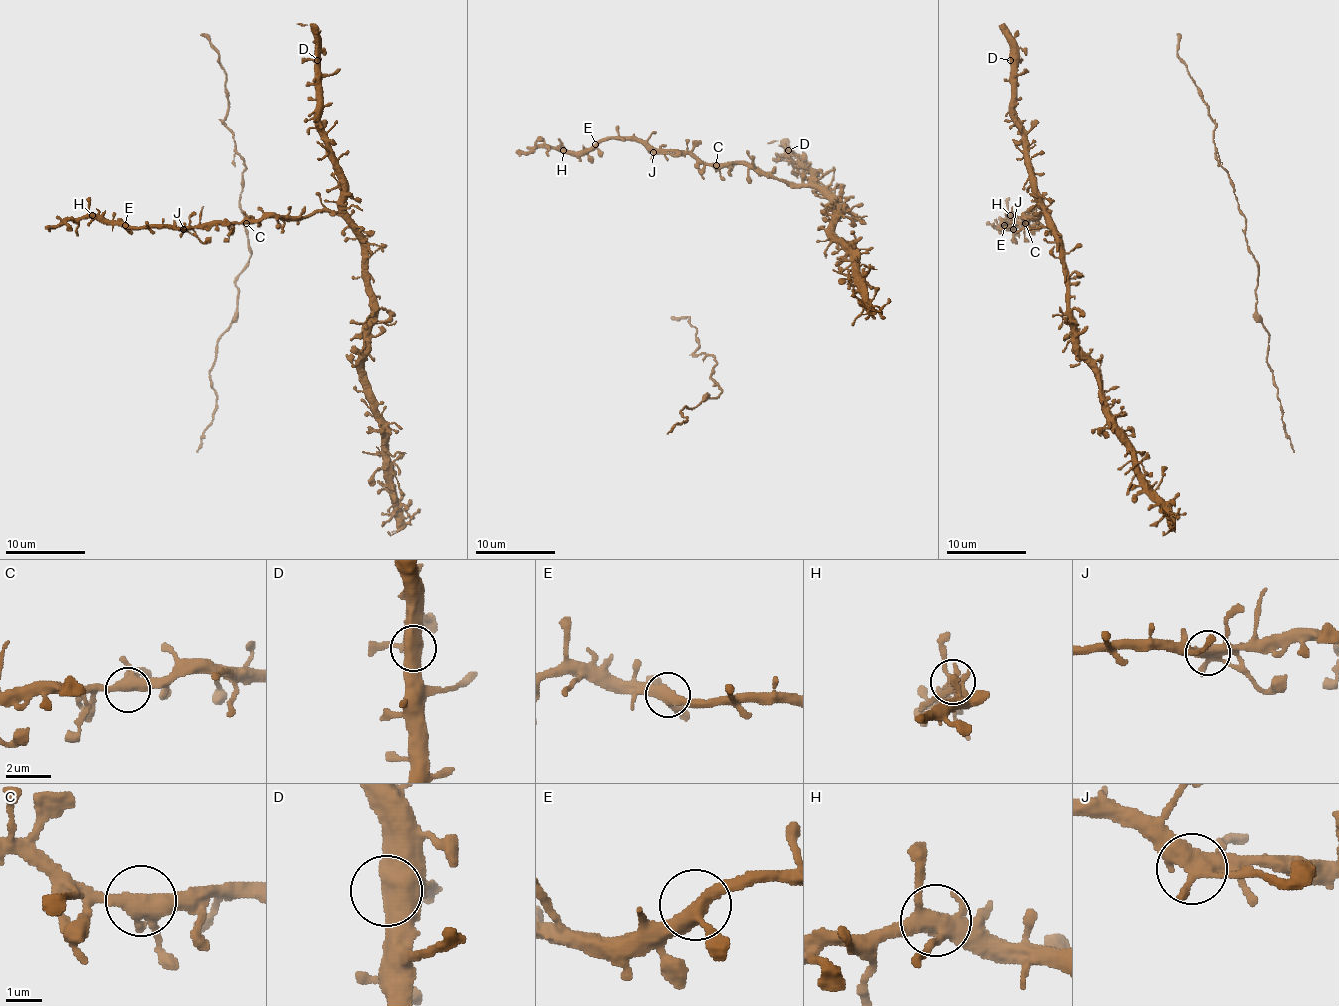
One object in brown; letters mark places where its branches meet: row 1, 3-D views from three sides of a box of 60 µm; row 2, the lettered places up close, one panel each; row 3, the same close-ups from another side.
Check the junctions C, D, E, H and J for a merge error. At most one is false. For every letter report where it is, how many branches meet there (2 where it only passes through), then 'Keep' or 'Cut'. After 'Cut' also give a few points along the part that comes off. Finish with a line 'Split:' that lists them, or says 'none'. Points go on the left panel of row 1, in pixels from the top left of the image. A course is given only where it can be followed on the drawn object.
C: Place: (246, 223). Branches: 4. Keep
D: Place: (317, 60). Branches: 3. Keep
E: Place: (125, 225). Branches: 3. Keep
H: Place: (92, 215). Branches: 4. Keep
J: Place: (183, 229). Branches: 4. Keep
Split: none

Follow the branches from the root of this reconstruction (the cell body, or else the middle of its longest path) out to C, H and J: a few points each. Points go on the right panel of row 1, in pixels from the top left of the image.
C: (1021, 60), (1015, 70), (1015, 124), (1023, 134), (1037, 203), (1045, 211), (1039, 217), (1025, 217), (1025, 223)
H: (1021, 60), (1015, 124), (1045, 211), (998, 227), (1010, 215)
J: (1021, 60), (1015, 70), (1015, 124), (1023, 134), (1037, 203), (1045, 211), (1025, 217), (1025, 223), (1013, 229)

